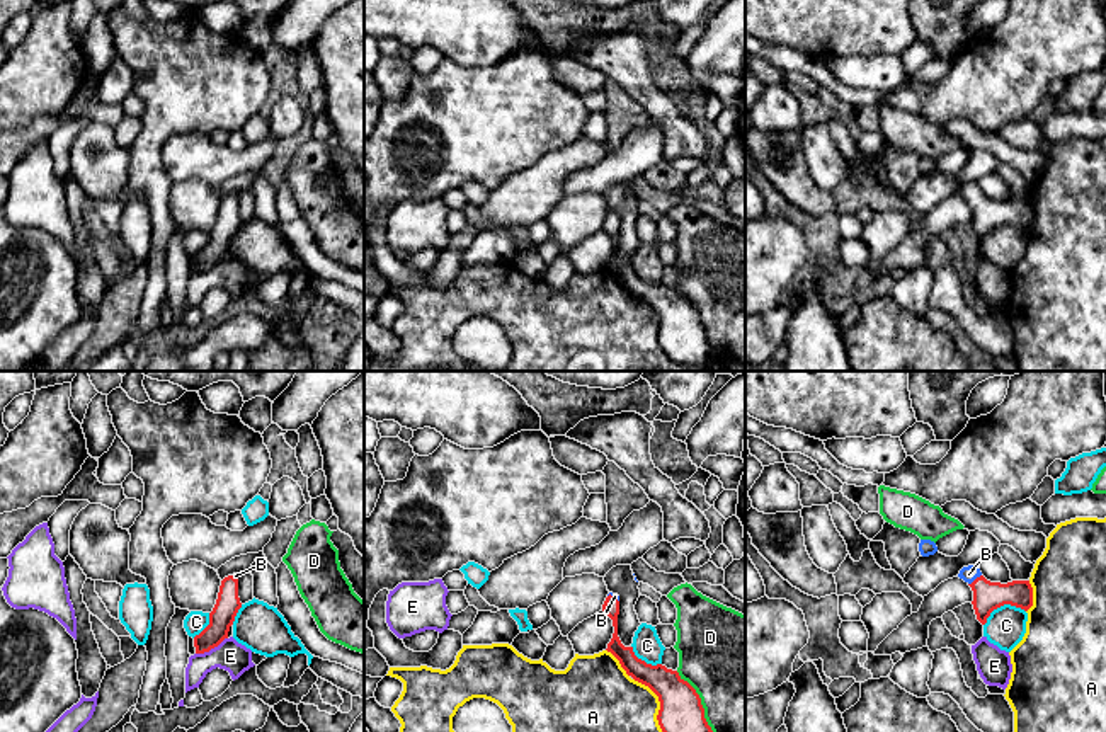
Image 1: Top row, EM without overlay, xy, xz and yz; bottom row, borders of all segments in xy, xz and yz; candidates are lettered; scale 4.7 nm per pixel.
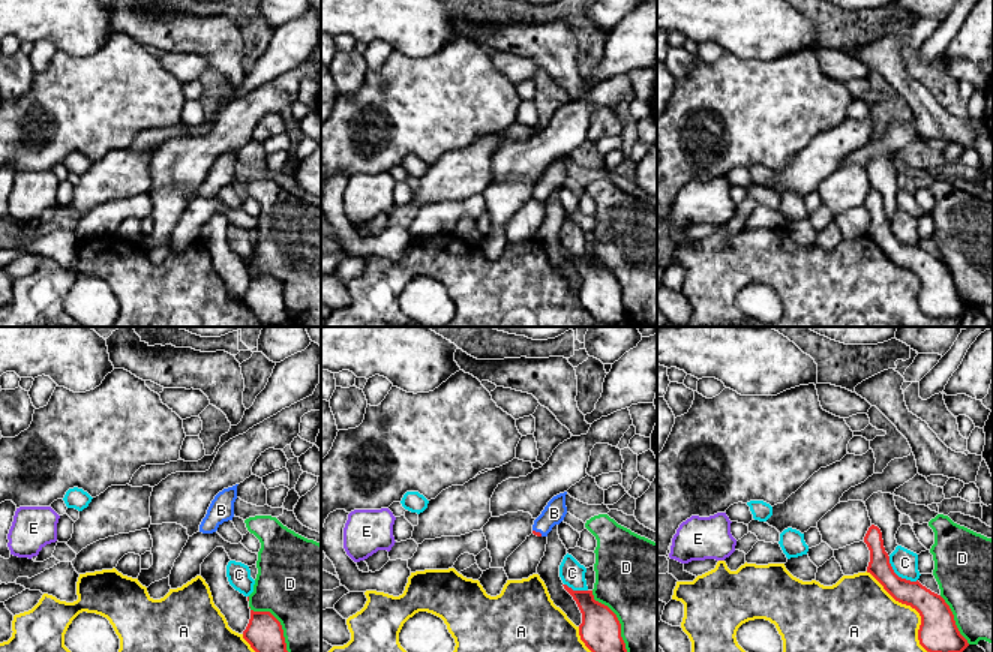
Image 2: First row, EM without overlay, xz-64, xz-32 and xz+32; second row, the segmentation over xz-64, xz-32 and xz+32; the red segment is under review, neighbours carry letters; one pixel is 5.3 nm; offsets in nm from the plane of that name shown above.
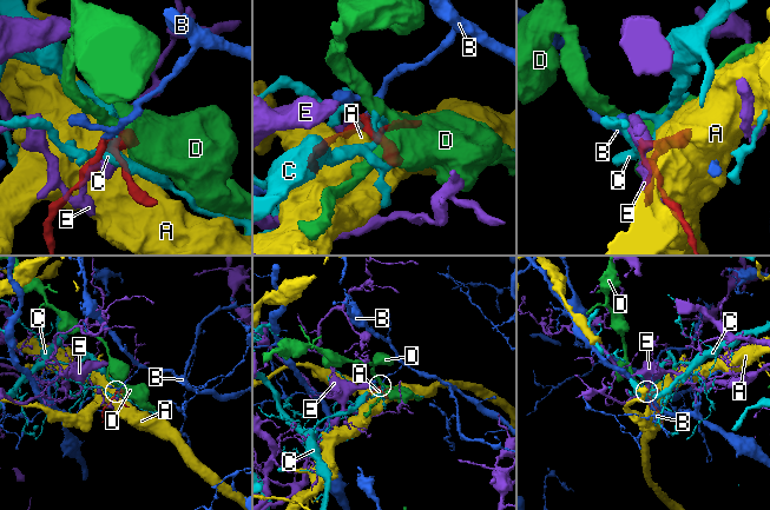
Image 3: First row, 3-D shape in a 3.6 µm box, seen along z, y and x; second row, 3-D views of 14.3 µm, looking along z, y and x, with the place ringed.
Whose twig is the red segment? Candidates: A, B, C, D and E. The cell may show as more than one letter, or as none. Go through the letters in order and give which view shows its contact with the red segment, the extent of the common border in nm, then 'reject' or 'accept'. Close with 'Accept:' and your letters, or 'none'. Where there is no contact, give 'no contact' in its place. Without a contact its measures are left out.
A: xz | 300 nm | reject
B: yz | 80 nm | accept
C: yz | 220 nm | reject
D: xz | 340 nm | reject
E: xy | 170 nm | reject
Accept: B

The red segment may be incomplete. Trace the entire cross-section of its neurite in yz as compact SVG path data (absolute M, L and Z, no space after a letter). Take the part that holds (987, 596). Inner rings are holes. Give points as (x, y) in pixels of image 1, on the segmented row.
M977 565L963 567L958 574L973 591L973 609L977 620L985 625L990 613L1004 604L1028 611L1033 606L1033 587L1029 580L1007 584L987 580Z

